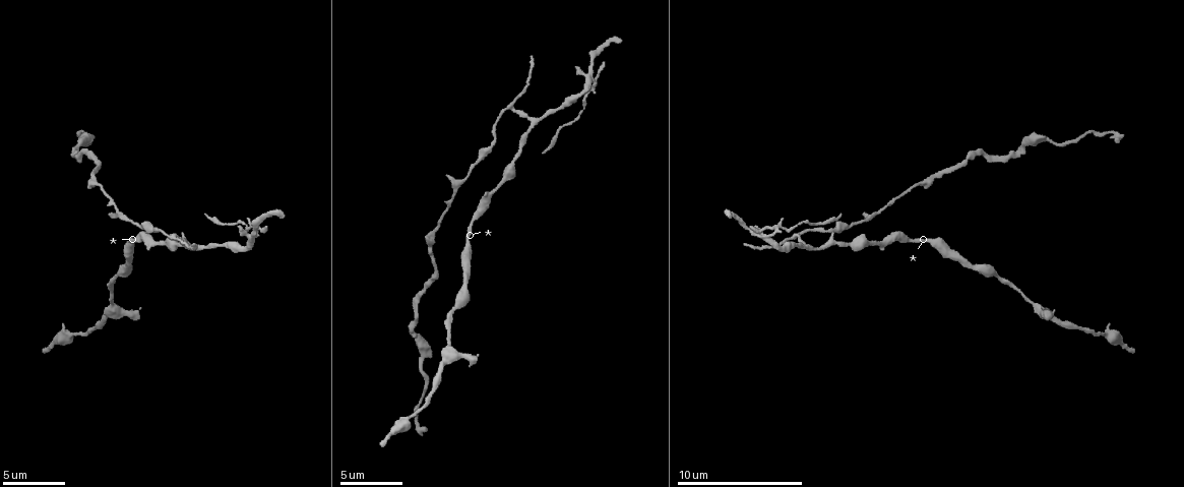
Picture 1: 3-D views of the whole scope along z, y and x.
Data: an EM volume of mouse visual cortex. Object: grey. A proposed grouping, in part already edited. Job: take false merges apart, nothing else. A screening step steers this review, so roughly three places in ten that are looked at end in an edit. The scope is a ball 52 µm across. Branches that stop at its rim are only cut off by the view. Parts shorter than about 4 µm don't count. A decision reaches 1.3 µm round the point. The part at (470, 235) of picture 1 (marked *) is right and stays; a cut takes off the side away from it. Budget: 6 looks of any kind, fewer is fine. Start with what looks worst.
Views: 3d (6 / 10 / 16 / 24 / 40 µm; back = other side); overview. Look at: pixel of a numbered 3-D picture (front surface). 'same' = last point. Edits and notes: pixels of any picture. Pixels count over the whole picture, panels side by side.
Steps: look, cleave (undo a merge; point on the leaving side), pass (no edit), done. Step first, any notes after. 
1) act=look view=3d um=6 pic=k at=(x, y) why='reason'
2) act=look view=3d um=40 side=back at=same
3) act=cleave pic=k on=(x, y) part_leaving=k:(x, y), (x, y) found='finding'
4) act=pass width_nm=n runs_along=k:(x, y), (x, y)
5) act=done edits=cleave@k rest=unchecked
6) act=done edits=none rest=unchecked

act=look view=3d um=16 pic=1 at=(791, 236) why='small branch off a trunk'

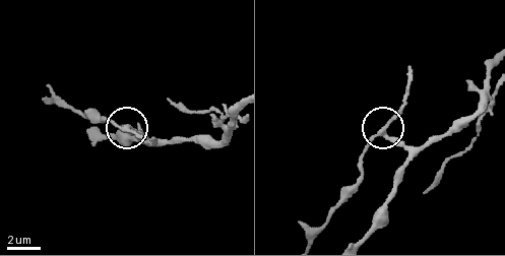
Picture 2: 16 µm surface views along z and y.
act=look view=3d um=6 pic=2 at=(125, 130)

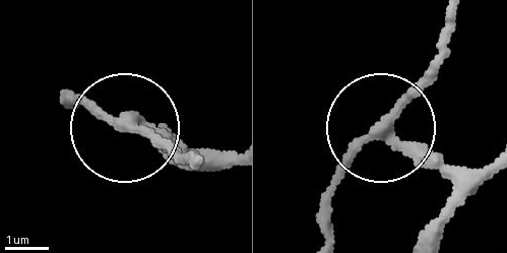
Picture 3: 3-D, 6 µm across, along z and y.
act=cleave pic=3 on=(170, 140) width_nm=210 found='two neurons meet here'

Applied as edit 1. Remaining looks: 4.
act=look view=overview

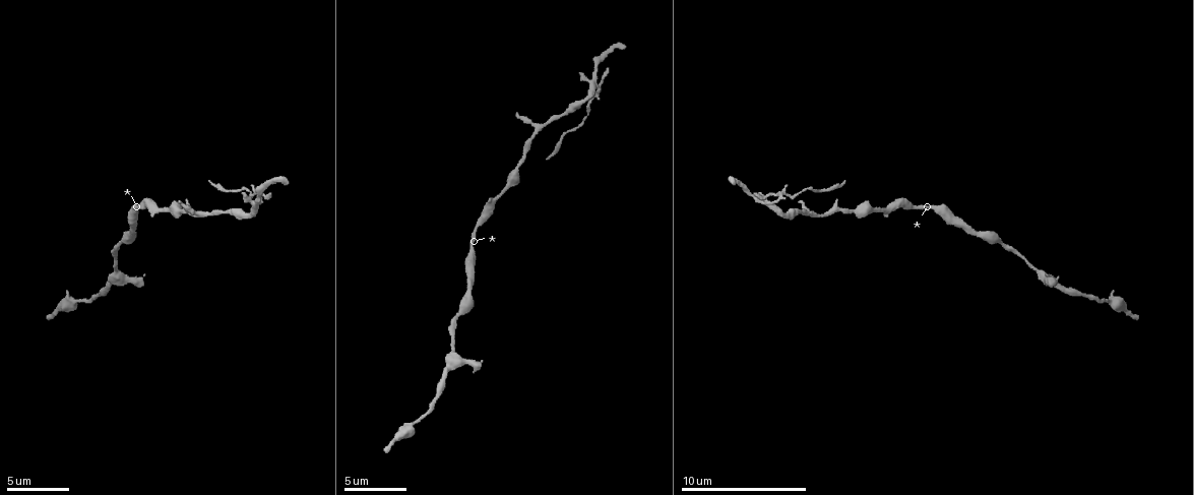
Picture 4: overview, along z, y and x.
act=look view=3d um=16 pic=4 at=(772, 202) why='thin arm on a thick one'

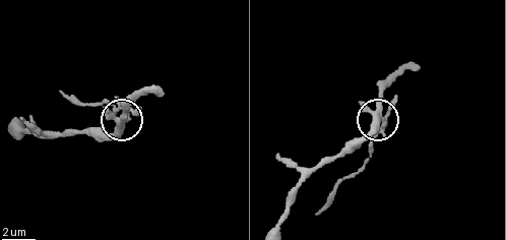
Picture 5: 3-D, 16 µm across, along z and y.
act=cleave pic=5 on=(385, 130) side_arm_um=5 part_leaving=5:(382, 110), (382, 129), (371, 154), (317, 214) found='a second neuron is stuck on'

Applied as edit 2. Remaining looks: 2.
act=look view=3d um=6 pic=4 at=(453, 351) why='sudden change in width'

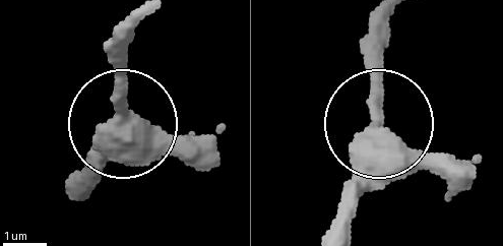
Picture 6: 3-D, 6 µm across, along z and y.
act=pass width_nm=410 runs_along=6:(388, 16), (385, 104), (352, 198) found='one neuron here'

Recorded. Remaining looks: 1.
act=done edits=cleave@3,cleave@5 rest=unchecked

